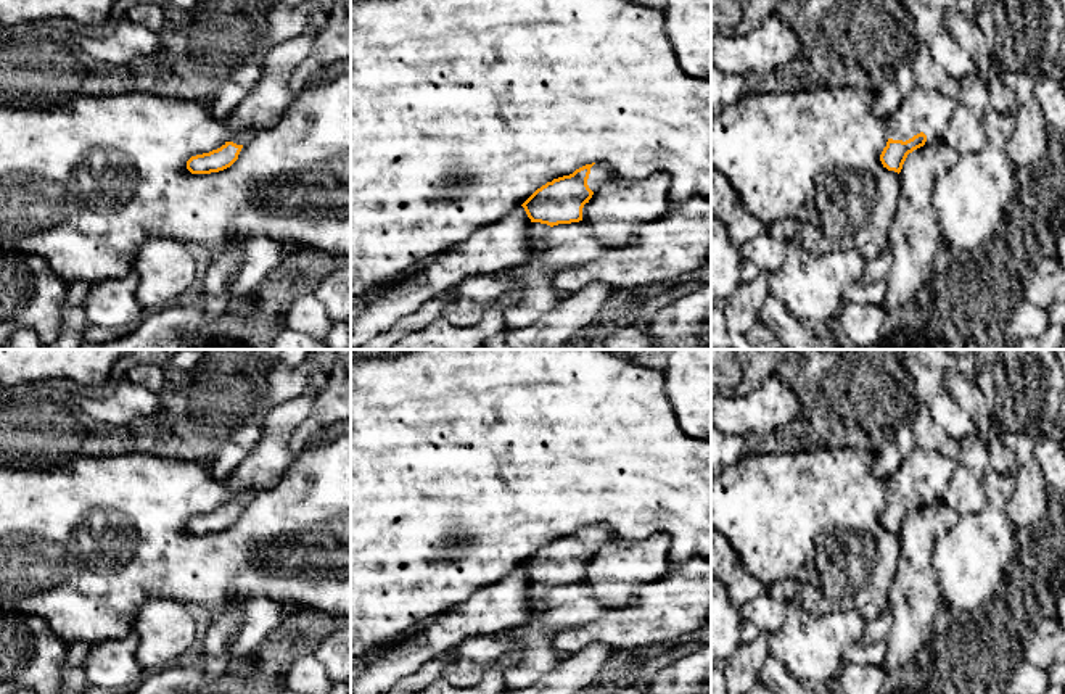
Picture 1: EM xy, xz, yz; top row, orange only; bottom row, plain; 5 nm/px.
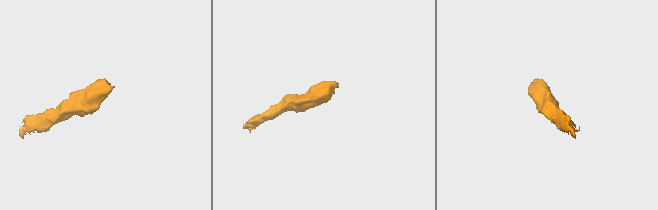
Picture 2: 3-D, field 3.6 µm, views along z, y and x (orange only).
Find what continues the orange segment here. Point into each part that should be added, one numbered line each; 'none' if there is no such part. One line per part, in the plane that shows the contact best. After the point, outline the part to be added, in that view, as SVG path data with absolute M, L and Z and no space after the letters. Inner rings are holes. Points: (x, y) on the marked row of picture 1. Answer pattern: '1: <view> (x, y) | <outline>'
1: yz (929, 111) | M915 87L903 98L898 111L886 119L888 138L906 142L923 132L925 143L944 140L944 132L957 105L956 98L946 97L936 89Z

